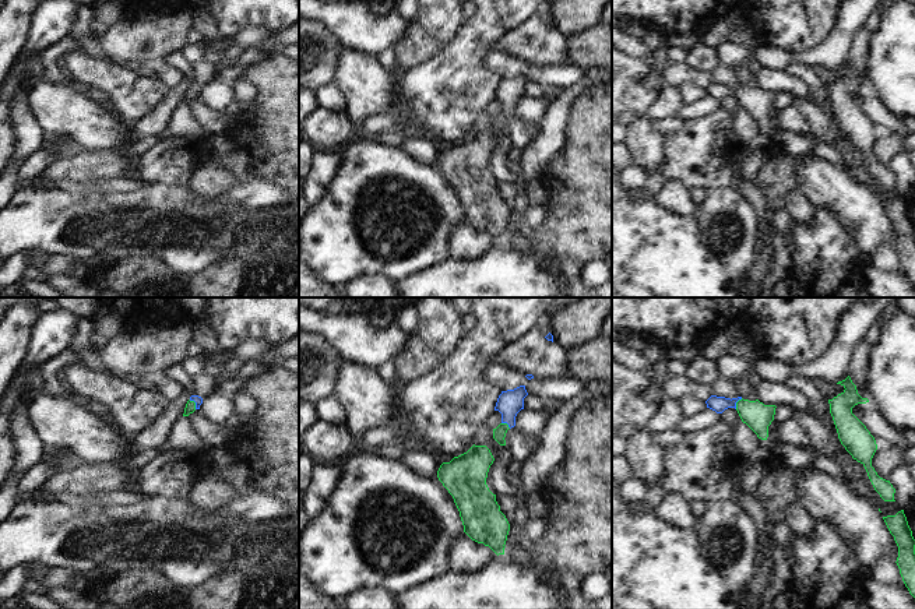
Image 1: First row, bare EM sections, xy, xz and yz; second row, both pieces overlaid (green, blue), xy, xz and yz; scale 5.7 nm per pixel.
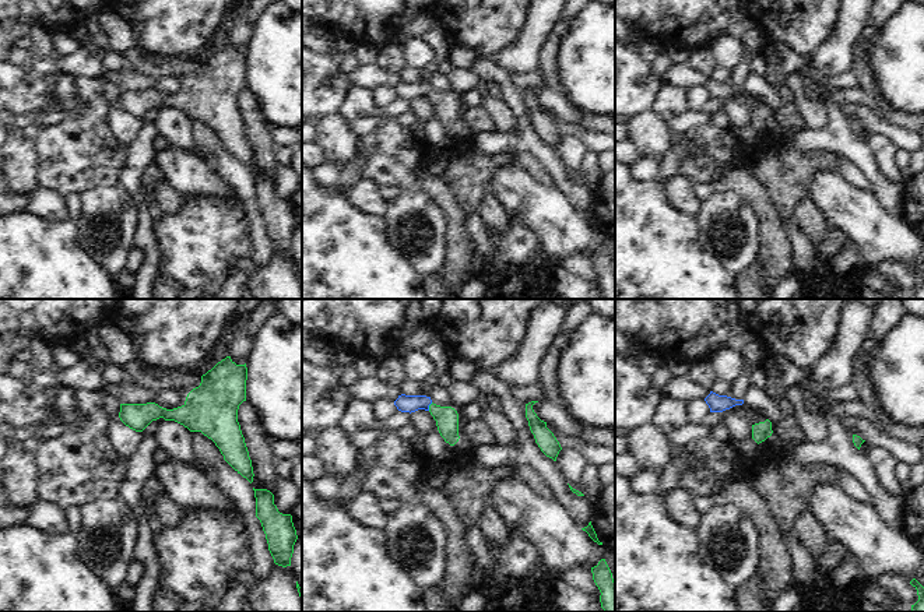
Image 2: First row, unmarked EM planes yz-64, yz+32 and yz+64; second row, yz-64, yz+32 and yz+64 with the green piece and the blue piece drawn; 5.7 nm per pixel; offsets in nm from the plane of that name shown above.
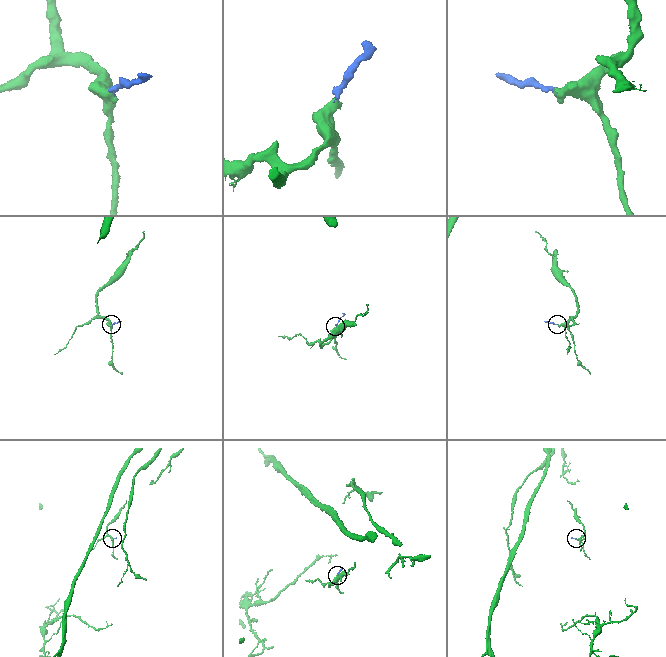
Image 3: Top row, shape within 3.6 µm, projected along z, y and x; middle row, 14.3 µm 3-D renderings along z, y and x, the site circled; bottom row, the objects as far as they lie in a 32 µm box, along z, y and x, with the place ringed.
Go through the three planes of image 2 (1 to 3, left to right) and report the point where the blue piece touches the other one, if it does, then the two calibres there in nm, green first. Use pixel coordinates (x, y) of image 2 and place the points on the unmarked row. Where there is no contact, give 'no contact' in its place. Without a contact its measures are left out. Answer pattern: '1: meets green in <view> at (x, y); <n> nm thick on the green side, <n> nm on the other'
1: no contact
2: meets green in yz+32 at (429, 94); 130 nm thick on the green side, 100 nm on the other
3: no contact

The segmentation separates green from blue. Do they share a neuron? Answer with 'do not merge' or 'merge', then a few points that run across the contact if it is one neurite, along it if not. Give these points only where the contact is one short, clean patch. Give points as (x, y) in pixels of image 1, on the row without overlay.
merge; line yz (756, 102), (736, 90), (718, 91)

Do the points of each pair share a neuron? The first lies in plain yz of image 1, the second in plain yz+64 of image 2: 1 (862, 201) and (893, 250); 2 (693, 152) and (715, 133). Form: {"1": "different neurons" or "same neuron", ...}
{"1": "same neuron", "2": "same neuron"}

